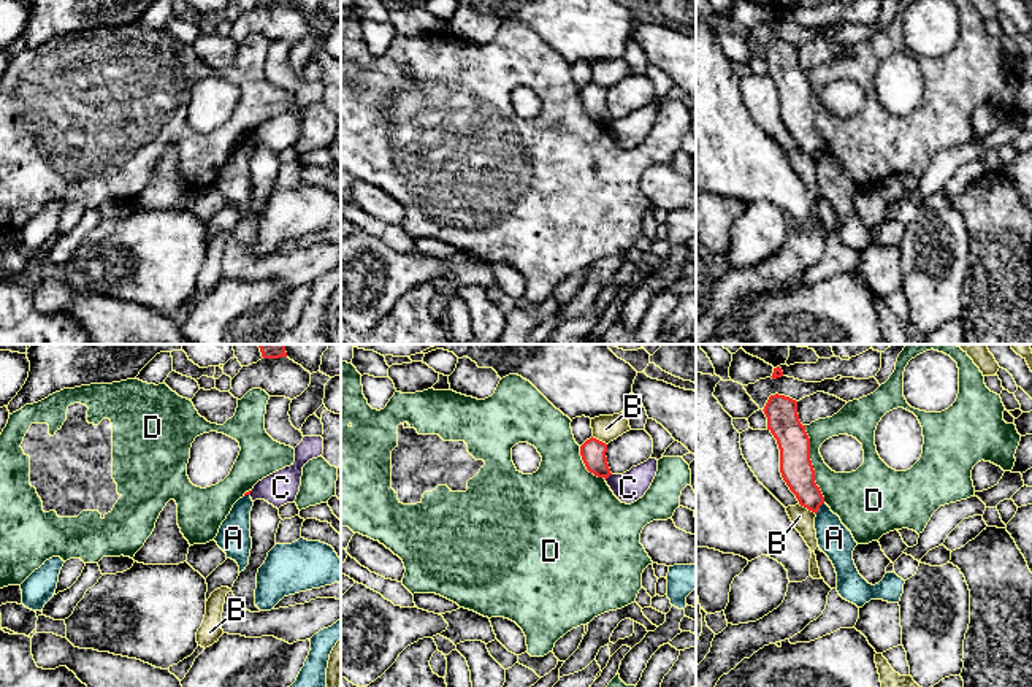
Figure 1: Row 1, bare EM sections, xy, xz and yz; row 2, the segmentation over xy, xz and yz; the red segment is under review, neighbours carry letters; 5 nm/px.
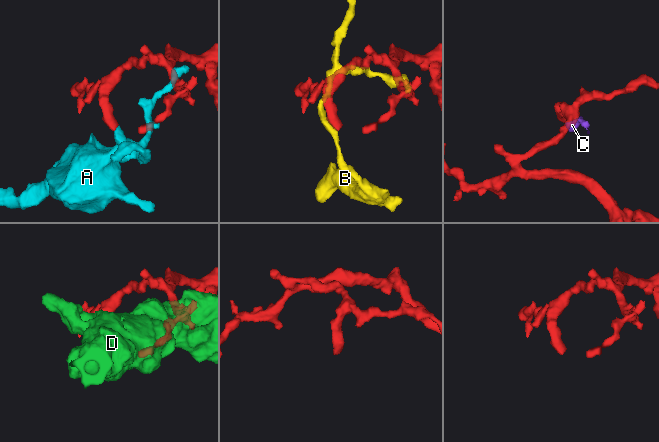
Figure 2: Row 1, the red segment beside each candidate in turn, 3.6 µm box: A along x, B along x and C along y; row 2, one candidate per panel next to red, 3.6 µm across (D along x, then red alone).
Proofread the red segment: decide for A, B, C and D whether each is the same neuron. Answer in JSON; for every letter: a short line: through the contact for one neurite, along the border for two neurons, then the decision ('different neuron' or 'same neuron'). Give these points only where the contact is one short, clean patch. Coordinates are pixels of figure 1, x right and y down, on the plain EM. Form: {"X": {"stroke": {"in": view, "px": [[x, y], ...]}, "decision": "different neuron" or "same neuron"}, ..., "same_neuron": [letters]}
{"A": {"stroke": {"in": "yz", "px": [[823, 146], [815, 157]]}, "decision": "different neuron"}, "B": {"stroke": {"in": "yz", "px": [[799, 148], [815, 159]]}, "decision": "different neuron"}, "C": {"stroke": {"in": "xz", "px": [[611, 118], [606, 124]]}, "decision": "different neuron"}, "D": {"decision": "different neuron"}, "same_neuron": []}

